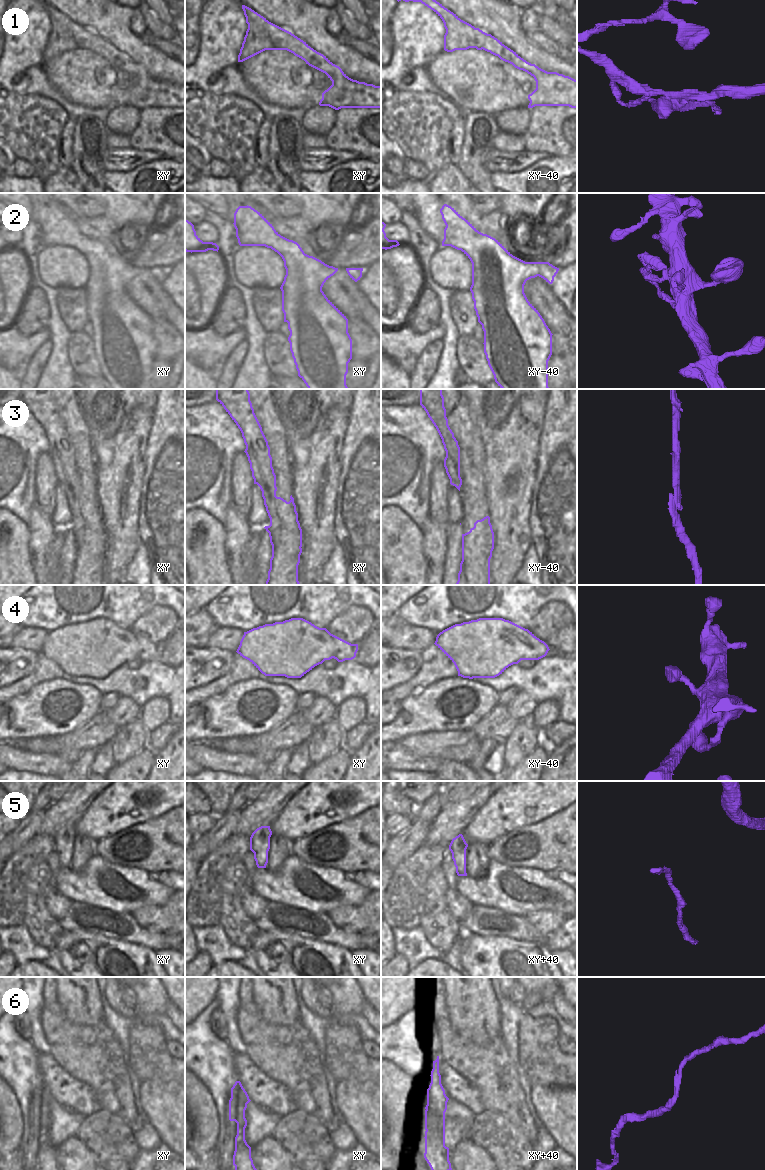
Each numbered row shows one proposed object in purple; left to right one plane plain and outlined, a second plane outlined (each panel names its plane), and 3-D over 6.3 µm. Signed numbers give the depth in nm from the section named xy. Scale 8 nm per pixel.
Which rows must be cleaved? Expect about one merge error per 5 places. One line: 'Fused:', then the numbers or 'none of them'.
Fused: 1, 3

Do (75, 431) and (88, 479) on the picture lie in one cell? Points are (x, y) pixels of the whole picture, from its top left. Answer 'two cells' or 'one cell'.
one cell

